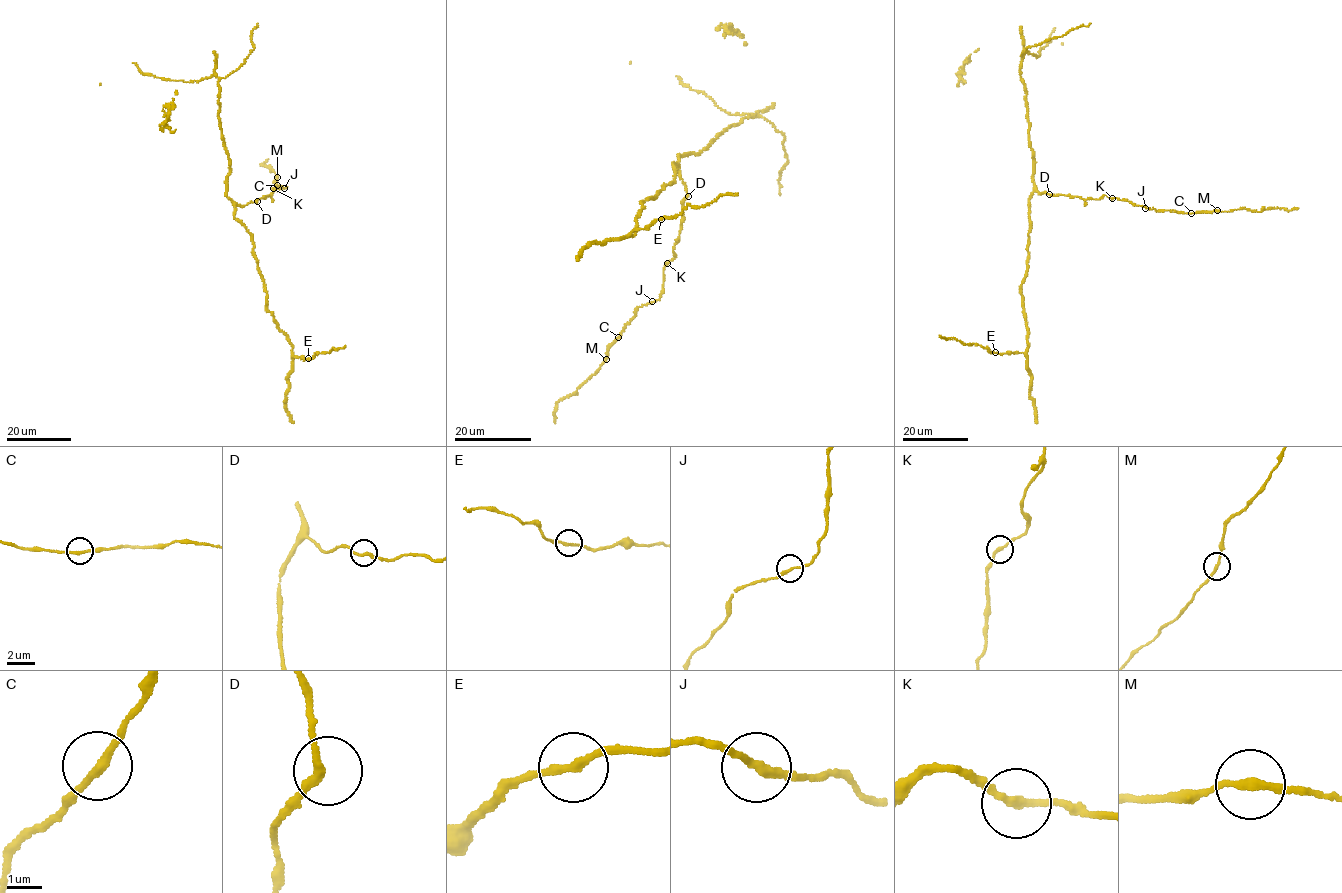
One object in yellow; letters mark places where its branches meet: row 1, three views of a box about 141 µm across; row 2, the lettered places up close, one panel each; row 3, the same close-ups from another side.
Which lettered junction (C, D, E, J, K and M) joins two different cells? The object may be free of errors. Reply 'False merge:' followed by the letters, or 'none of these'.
False merge: none of these

